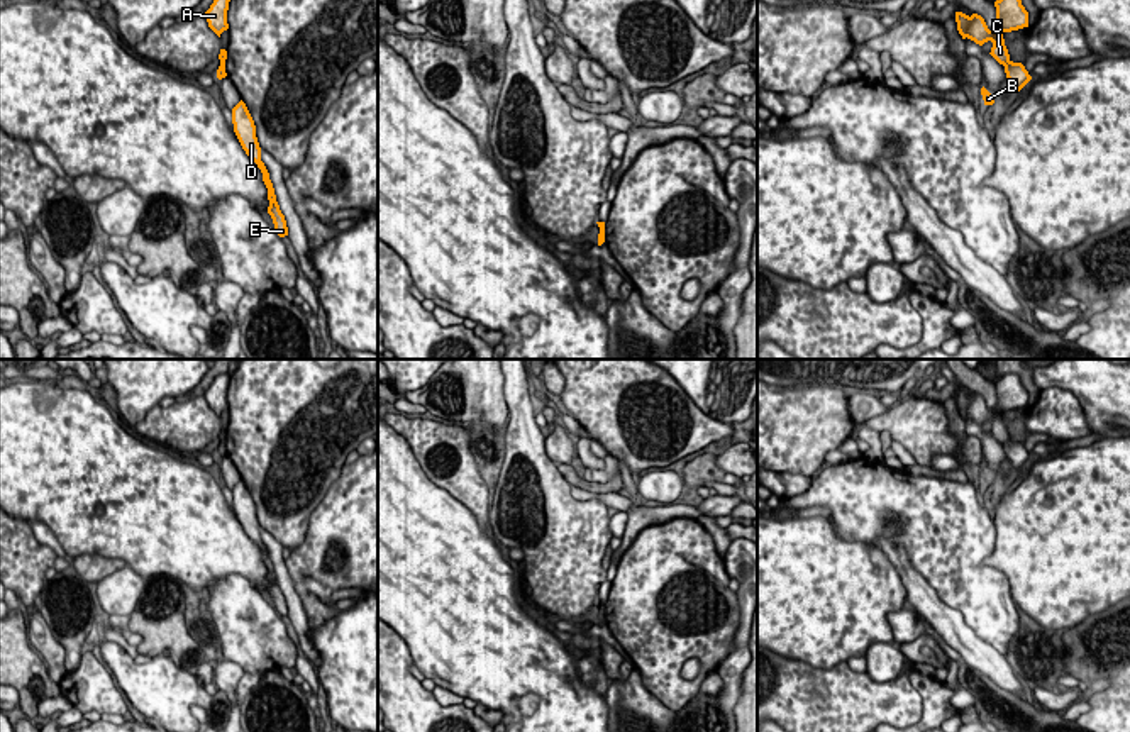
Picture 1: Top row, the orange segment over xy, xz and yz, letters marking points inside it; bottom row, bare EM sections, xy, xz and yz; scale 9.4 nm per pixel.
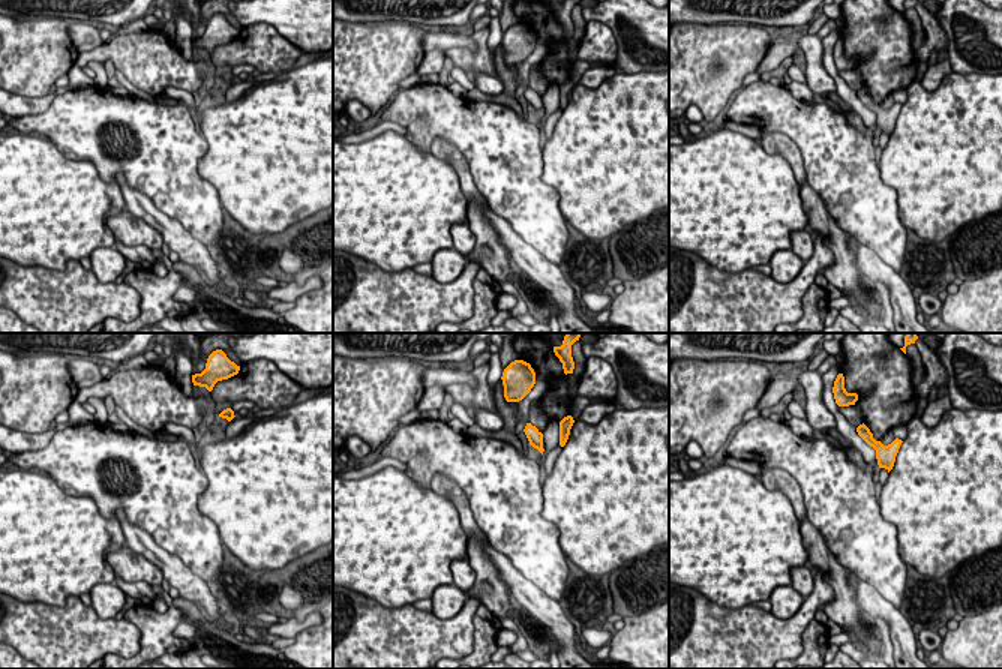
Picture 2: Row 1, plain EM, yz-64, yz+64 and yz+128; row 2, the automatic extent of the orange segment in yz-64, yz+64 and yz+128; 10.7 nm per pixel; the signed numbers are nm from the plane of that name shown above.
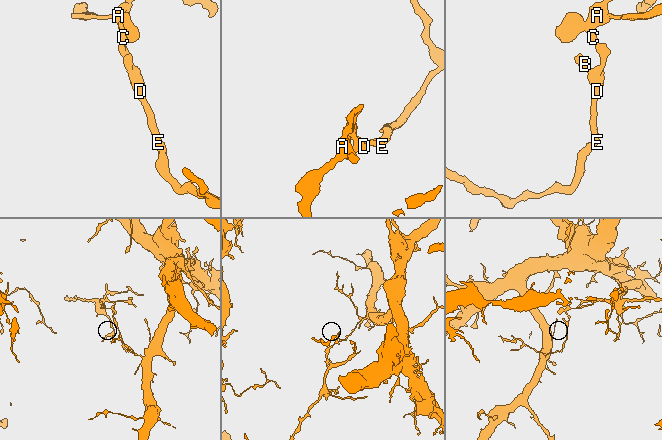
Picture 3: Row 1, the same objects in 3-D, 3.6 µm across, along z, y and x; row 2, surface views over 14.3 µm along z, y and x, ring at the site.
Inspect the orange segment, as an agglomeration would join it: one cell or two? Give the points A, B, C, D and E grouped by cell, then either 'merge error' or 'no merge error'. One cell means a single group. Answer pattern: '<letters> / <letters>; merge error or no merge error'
A C / B D E; merge error

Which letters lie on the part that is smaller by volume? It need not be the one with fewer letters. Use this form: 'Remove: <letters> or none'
Remove: A, C

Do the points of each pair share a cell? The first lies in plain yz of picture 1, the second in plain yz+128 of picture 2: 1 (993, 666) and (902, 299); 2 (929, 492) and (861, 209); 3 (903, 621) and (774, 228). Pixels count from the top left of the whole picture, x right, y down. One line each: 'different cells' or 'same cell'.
1: same cell
2: same cell
3: different cells

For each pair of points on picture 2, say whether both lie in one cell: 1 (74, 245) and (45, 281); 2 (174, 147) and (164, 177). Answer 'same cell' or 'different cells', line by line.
1: different cells
2: same cell

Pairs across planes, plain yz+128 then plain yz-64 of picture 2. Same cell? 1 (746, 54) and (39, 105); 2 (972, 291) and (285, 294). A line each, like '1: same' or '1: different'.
1: different
2: different

